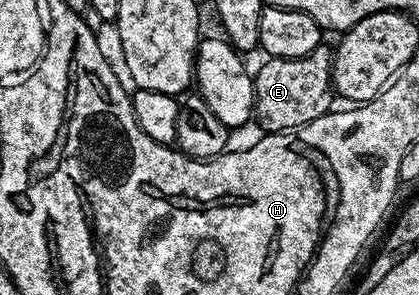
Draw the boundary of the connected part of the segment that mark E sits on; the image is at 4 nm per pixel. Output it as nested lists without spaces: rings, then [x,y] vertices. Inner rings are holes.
[[[323,42],[303,58],[269,58],[264,61],[266,64],[253,76],[253,114],[262,133],[296,133],[297,129],[331,111],[335,101],[333,54],[334,49]]]

